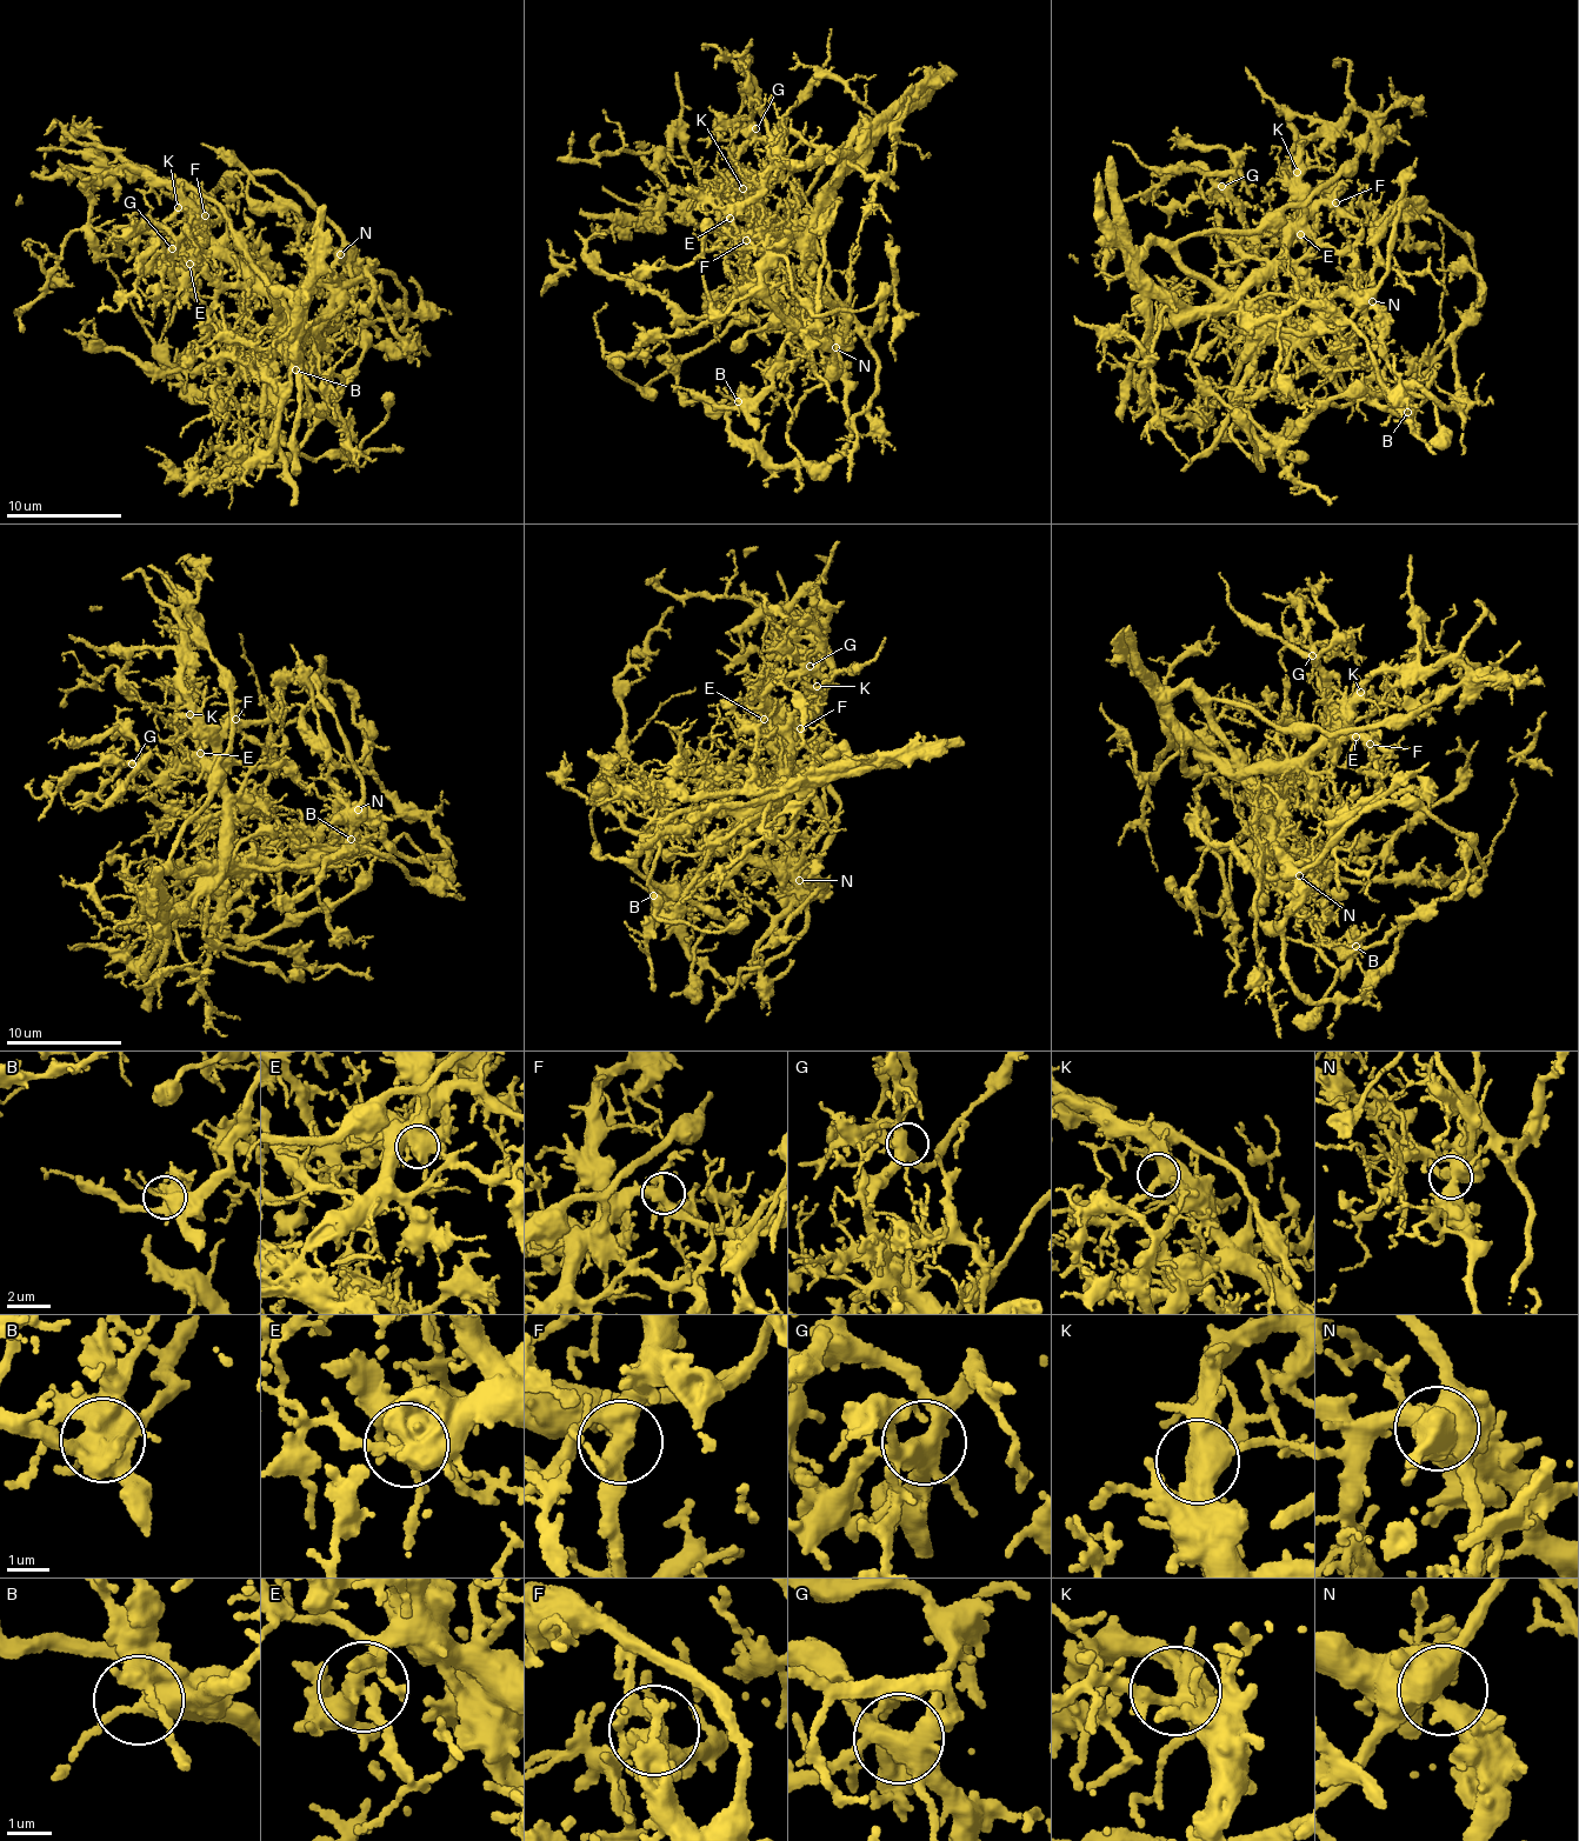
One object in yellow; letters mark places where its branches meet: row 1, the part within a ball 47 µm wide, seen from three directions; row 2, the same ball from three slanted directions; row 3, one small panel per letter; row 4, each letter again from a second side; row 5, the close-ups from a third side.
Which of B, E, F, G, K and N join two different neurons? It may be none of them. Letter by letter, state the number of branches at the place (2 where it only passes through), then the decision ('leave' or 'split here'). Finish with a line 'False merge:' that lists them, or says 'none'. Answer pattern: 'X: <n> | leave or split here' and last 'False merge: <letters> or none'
B: 5 | leave
E: 5 | leave
F: 7 | leave
G: 5 | leave
K: 4 | leave
N: 3 | leave
False merge: none

